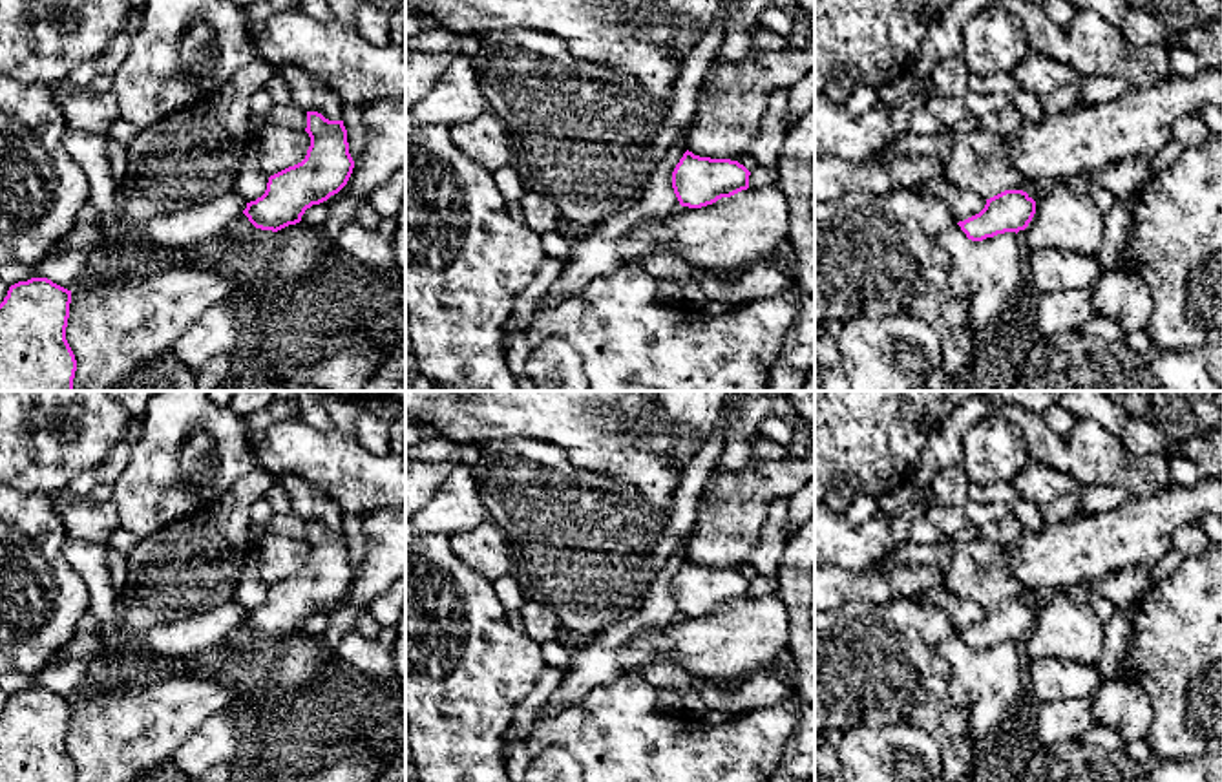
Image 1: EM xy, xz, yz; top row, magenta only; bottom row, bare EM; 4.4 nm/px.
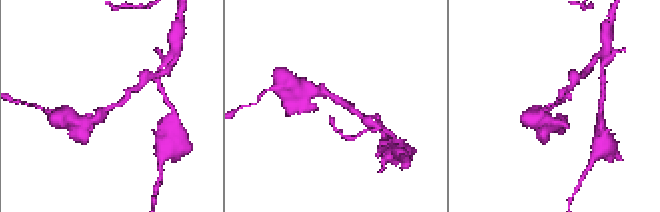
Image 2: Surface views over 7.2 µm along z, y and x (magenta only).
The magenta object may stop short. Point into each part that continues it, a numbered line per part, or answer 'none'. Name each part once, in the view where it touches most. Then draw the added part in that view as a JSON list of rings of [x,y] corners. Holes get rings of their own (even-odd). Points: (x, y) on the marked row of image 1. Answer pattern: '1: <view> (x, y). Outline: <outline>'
none

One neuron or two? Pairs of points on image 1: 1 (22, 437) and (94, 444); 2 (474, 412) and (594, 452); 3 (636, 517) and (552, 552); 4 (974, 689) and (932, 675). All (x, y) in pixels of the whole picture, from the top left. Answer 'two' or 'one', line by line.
1: one
2: one
3: one
4: two

